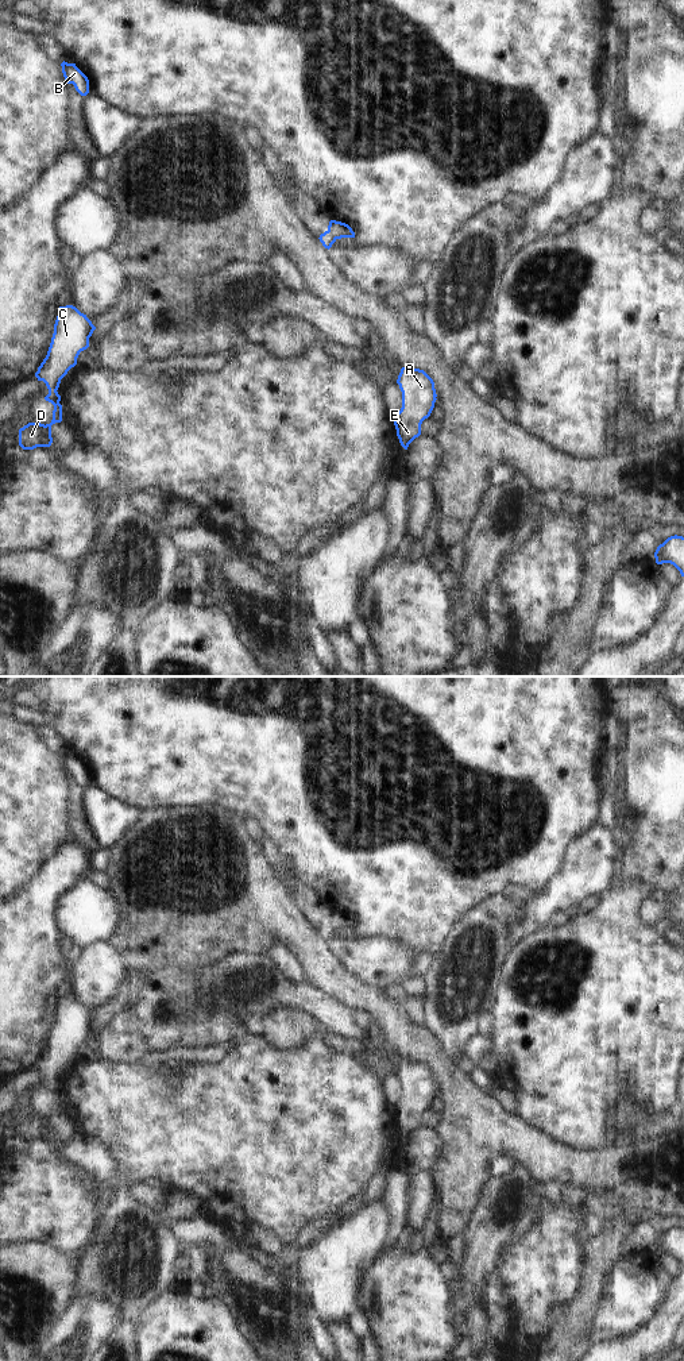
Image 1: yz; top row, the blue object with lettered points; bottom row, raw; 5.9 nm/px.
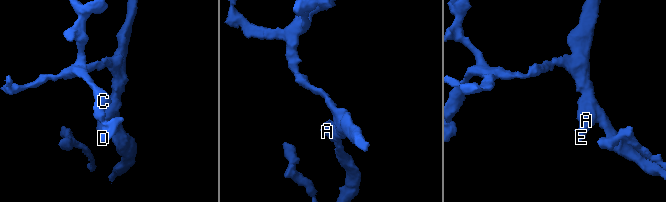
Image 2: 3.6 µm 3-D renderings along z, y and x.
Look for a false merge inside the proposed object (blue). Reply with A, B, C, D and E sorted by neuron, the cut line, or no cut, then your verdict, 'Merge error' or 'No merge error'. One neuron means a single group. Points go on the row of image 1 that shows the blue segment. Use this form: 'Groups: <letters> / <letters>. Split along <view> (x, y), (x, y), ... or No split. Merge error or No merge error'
Groups: A B C D E. No split. No merge error

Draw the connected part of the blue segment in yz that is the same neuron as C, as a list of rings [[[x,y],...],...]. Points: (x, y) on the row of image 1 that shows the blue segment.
[[[59,306],[54,324],[54,333],[46,358],[38,367],[35,377],[49,389],[46,401],[54,405],[50,424],[28,423],[19,429],[19,446],[23,450],[50,447],[53,443],[51,425],[62,421],[62,405],[58,388],[61,379],[77,365],[81,351],[89,347],[89,338],[96,327],[76,306]]]

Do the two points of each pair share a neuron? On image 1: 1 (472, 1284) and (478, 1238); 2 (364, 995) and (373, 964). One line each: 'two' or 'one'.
1: one
2: two

